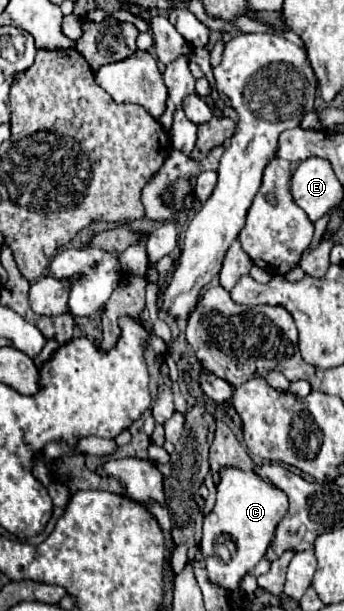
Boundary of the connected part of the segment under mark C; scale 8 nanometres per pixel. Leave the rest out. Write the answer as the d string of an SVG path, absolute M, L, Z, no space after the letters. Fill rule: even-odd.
M232 467L222 469L222 481L216 491L216 505L202 523L202 541L200 541L200 551L206 561L210 583L224 587L228 591L236 591L244 575L250 573L256 567L256 563L266 555L266 549L274 539L276 525L284 517L286 509L288 509L286 495L280 493L280 489L270 487L256 473L246 473ZM220 535L230 537L236 545L236 553L230 555L228 561L224 561L216 551L216 541Z

